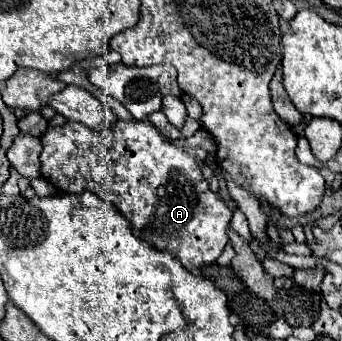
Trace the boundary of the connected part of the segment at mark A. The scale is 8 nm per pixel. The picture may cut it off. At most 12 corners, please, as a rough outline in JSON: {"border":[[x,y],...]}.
{"border":[[150,121],[42,139],[42,177],[112,203],[188,271],[232,209]]}

